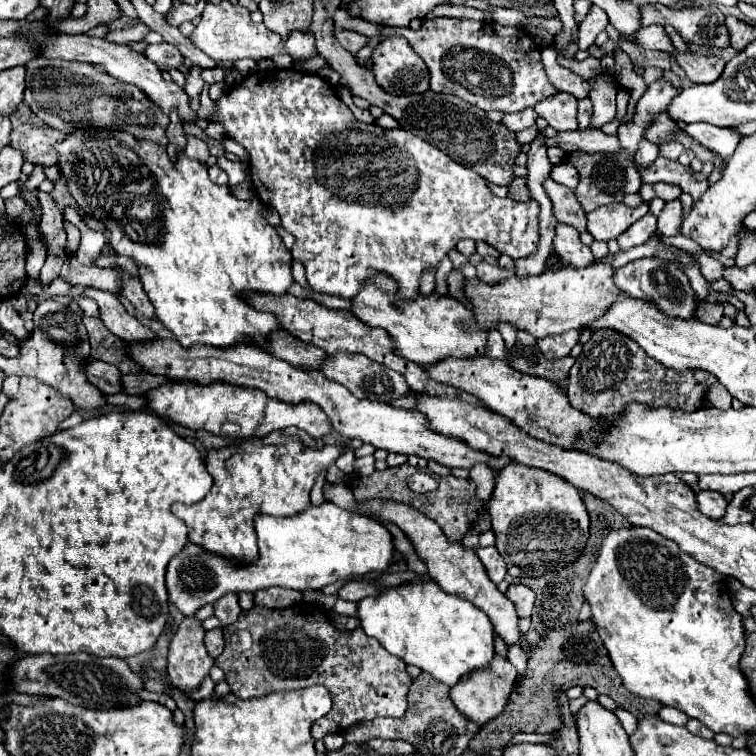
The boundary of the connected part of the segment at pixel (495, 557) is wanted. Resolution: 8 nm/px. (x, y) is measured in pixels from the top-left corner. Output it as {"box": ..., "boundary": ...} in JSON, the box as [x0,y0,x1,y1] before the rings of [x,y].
{"box":[476,545,506,585],"boundary":[[[494,545],[492,547],[478,547],[476,549],[476,555],[480,557],[482,565],[486,567],[488,577],[498,585],[506,577],[506,563],[500,557],[500,553],[496,551],[496,547]]]}

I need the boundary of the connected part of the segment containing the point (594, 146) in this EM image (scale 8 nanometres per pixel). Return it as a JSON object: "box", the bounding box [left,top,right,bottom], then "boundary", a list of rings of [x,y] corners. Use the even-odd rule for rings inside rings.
{"box":[546,129,620,153],"boundary":[[[584,129],[584,131],[566,131],[558,133],[552,139],[546,139],[548,147],[558,145],[562,151],[584,151],[584,153],[618,153],[620,141],[616,135],[608,135],[602,129]]]}

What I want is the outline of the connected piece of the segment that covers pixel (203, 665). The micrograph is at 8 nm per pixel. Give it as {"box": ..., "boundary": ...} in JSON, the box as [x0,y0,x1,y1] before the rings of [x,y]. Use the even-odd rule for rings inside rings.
{"box":[168,617,214,691],"boundary":[[[184,617],[168,653],[168,677],[180,691],[196,691],[208,677],[214,659],[204,647],[204,629],[196,617]]]}

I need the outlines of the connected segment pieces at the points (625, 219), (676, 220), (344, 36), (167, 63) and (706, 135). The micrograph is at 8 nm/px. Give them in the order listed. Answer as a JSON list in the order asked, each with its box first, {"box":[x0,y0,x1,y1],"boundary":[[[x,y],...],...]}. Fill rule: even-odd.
[{"box":[588,203,648,241],"boundary":[[[624,203],[598,207],[596,211],[588,213],[588,233],[596,241],[616,239],[620,233],[624,233],[632,223],[636,223],[646,213],[648,213],[648,203],[642,203],[634,209],[626,207]]]},{"box":[658,199,684,237],"boundary":[[[674,199],[674,201],[668,201],[662,209],[662,213],[658,215],[658,231],[662,235],[668,235],[668,237],[674,237],[680,233],[680,223],[684,221],[684,215],[682,215],[682,205],[680,205],[680,199]]]},{"box":[334,29,368,53],"boundary":[[[334,29],[334,37],[350,53],[358,53],[360,47],[368,43],[368,37],[360,35],[360,33],[354,33],[354,31],[348,31],[348,29]]]},{"box":[144,41,184,67],"boundary":[[[166,41],[158,43],[158,45],[148,45],[144,49],[144,57],[162,67],[178,67],[184,63],[184,55],[178,51],[178,47],[170,45]]]},{"box":[684,123,742,159],"boundary":[[[692,123],[692,125],[686,125],[684,131],[692,139],[696,139],[702,147],[708,147],[712,153],[720,155],[722,159],[728,159],[734,153],[738,141],[742,139],[738,129],[716,127],[708,123]]]}]

